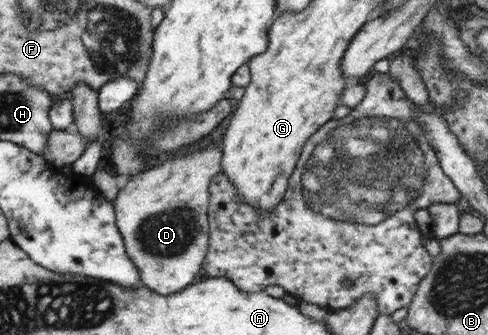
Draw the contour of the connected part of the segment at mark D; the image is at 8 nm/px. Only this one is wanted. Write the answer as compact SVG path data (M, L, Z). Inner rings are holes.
M216 147L195 149L186 156L173 156L162 165L128 179L111 201L114 207L118 207L118 227L122 227L122 235L126 235L126 251L130 251L129 258L134 259L142 285L160 295L185 290L184 287L190 286L200 271L209 243L209 187L221 165L220 151Z

